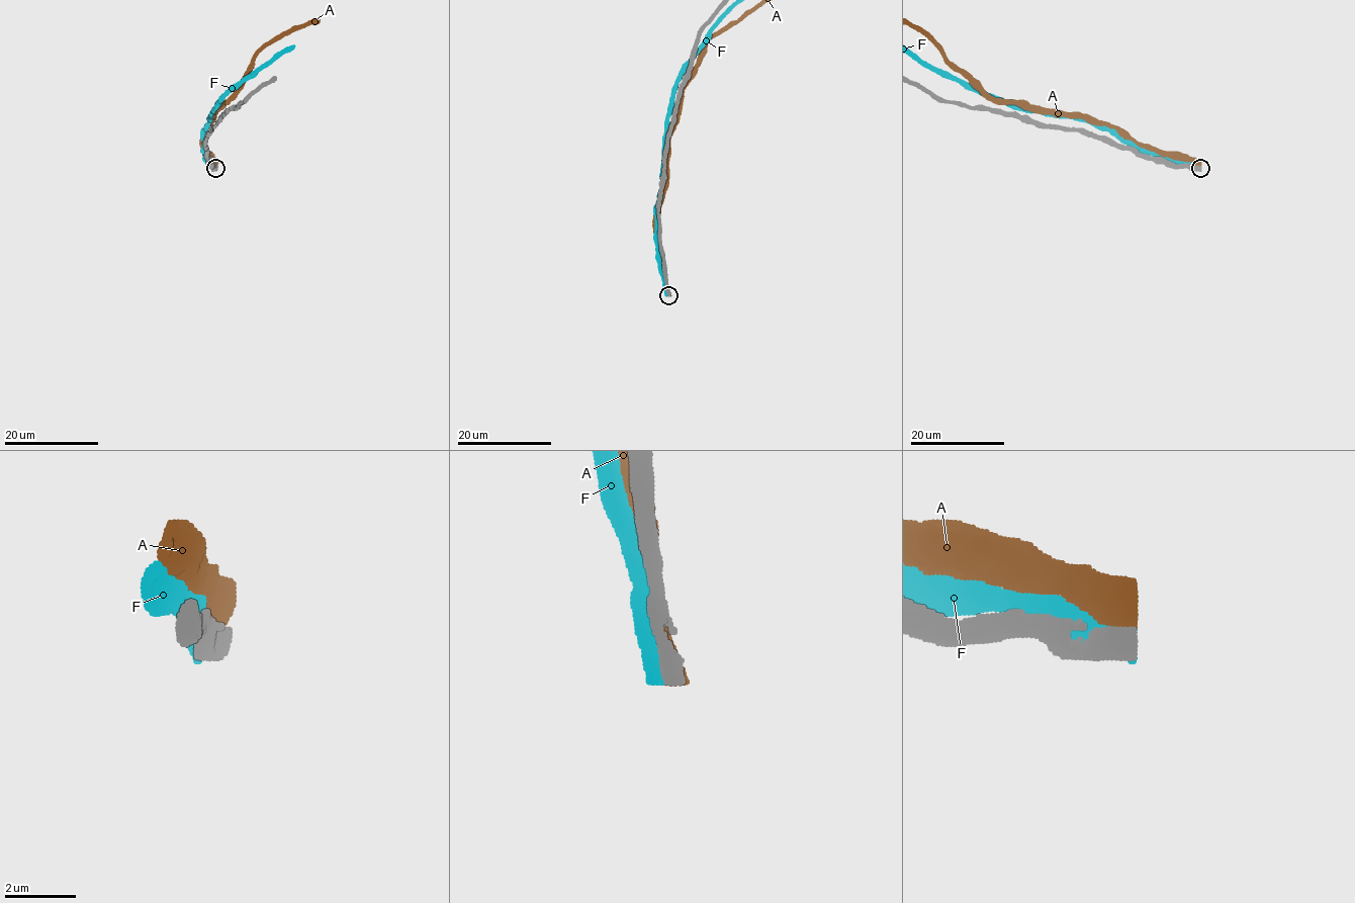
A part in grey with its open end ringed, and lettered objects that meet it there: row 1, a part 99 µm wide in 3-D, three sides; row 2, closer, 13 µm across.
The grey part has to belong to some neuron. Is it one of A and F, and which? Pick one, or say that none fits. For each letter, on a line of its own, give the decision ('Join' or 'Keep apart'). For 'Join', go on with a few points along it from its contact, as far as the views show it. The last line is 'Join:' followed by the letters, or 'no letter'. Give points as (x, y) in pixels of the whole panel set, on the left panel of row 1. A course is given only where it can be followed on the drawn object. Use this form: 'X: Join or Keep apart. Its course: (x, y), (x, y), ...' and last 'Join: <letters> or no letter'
A: Keep apart
F: Keep apart
Join: no letter

